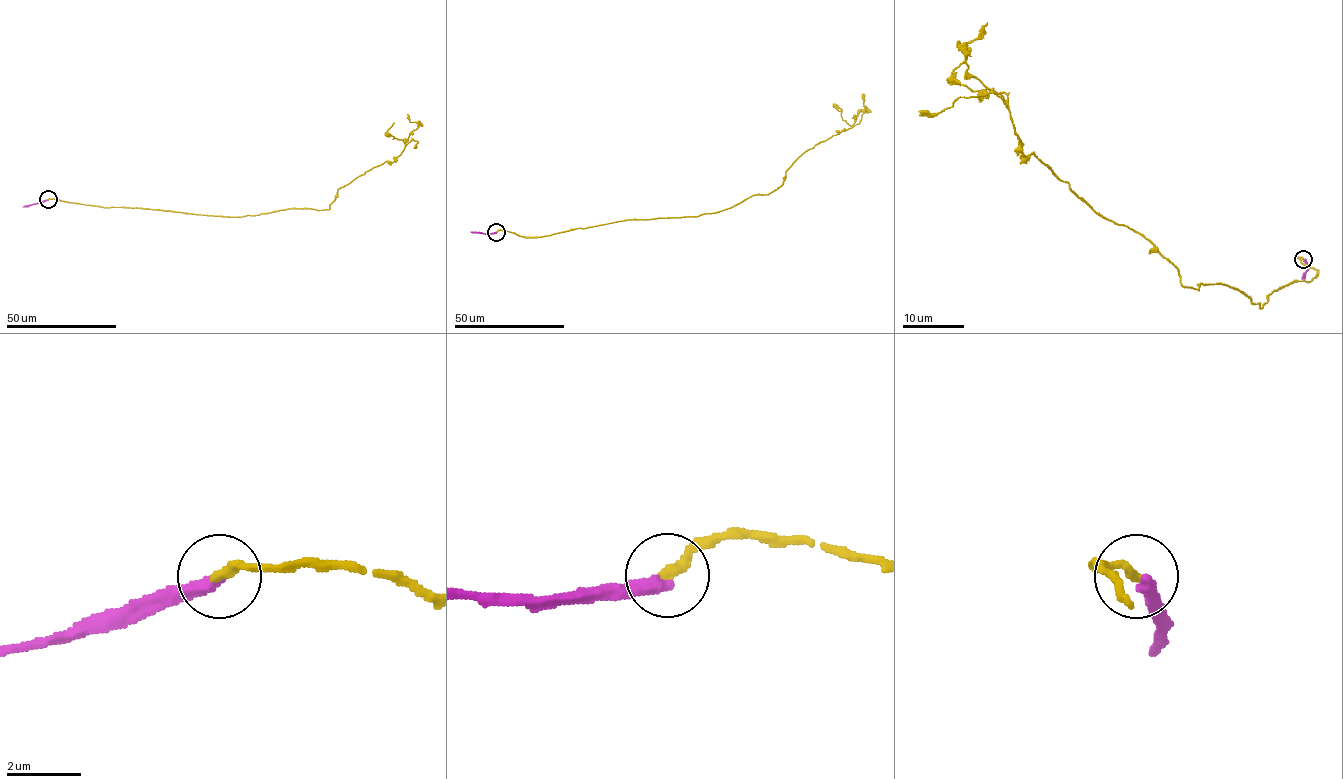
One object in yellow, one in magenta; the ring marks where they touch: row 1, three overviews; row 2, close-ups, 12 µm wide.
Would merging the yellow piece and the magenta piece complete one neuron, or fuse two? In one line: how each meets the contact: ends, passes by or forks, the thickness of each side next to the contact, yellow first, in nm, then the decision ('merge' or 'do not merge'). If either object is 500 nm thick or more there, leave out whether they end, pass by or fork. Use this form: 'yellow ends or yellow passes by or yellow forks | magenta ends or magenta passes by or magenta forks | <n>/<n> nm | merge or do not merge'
yellow ends | magenta ends | 280/320 nm | do not merge

